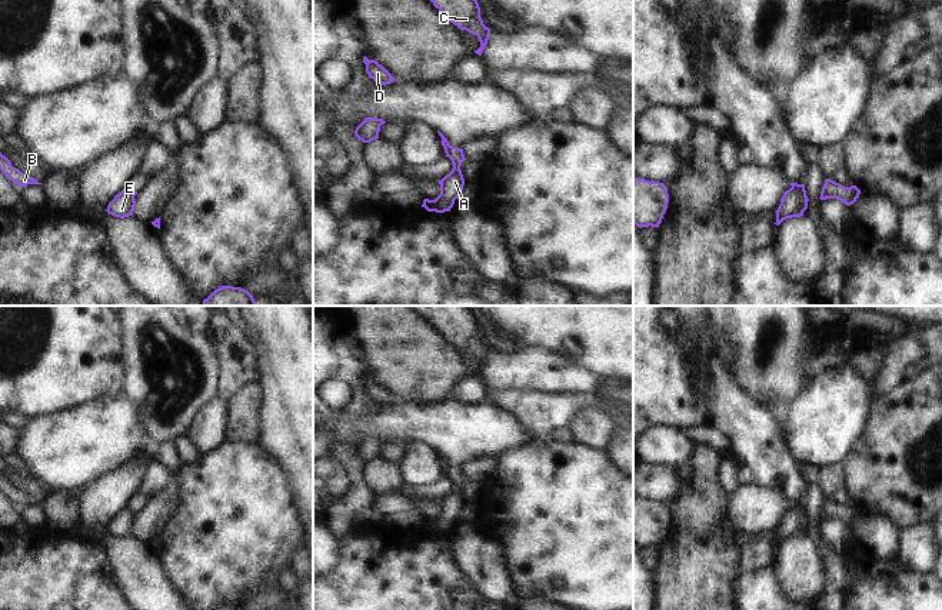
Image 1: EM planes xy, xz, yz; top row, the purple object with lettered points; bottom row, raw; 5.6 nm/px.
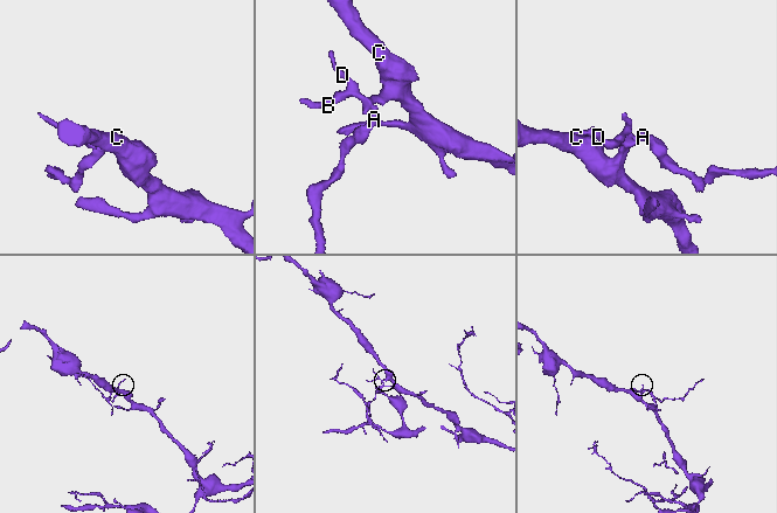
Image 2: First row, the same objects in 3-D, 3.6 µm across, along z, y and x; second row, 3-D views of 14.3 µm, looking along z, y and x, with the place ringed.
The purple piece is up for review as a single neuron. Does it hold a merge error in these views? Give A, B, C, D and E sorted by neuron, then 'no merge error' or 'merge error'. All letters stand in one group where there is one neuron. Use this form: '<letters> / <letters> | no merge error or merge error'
A / B C D E | merge error

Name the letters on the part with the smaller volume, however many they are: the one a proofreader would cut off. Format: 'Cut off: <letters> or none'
Cut off: A

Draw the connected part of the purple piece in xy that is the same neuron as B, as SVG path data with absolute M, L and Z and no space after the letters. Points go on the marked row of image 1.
M0 153L0 170L4 176L16 183L17 186L26 187L27 184L41 184L36 179L21 173L19 169L13 167L10 160Z

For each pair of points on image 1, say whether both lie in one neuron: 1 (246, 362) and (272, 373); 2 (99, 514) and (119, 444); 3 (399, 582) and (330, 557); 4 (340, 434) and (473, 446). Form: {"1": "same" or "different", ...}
{"1": "different", "2": "different", "3": "different", "4": "same"}

